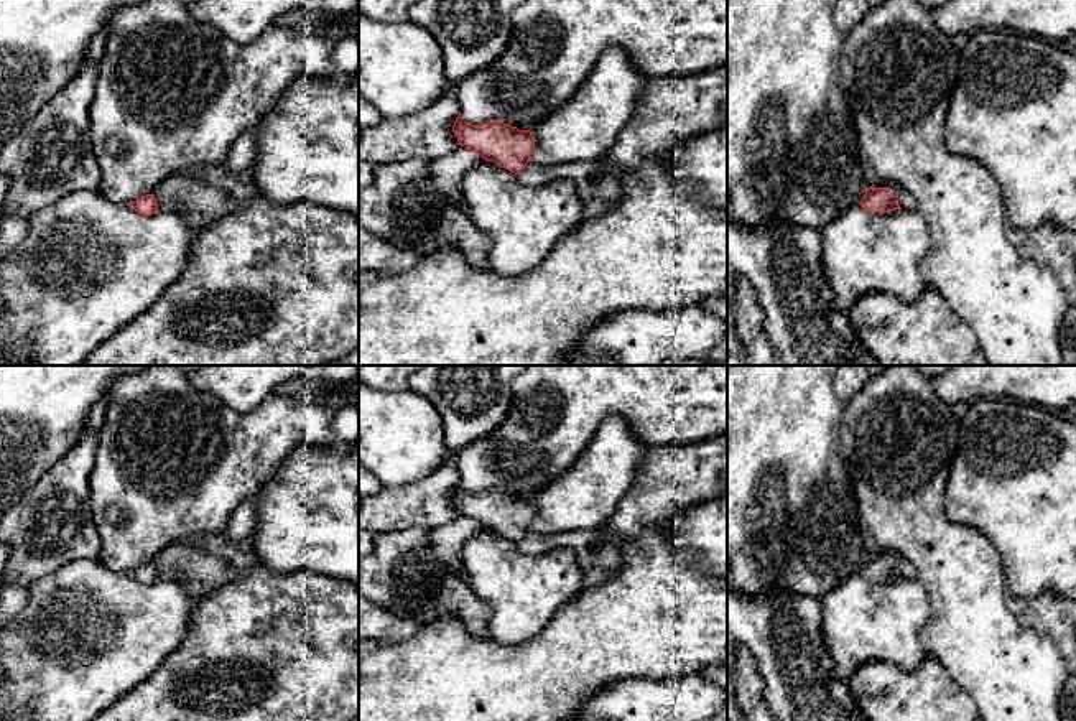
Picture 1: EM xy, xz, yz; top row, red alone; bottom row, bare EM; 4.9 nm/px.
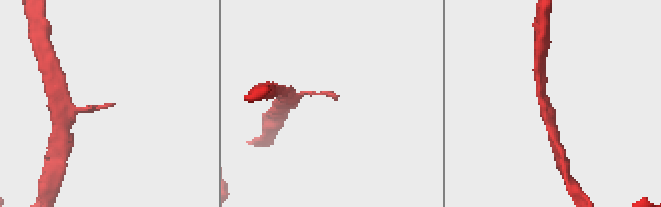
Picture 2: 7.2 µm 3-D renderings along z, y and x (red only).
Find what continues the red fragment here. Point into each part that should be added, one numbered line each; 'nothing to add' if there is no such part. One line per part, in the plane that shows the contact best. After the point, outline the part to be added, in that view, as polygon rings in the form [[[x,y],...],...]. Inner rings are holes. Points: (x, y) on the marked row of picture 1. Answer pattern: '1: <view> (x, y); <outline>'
1: yz (905, 200); [[[890,184],[888,189],[903,211],[916,212],[916,199],[910,193],[907,193],[905,189],[902,189],[895,184]]]

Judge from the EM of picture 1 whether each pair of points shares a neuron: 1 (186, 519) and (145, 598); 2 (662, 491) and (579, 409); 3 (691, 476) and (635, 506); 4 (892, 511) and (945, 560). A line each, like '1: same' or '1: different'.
1: different
2: different
3: same
4: same

